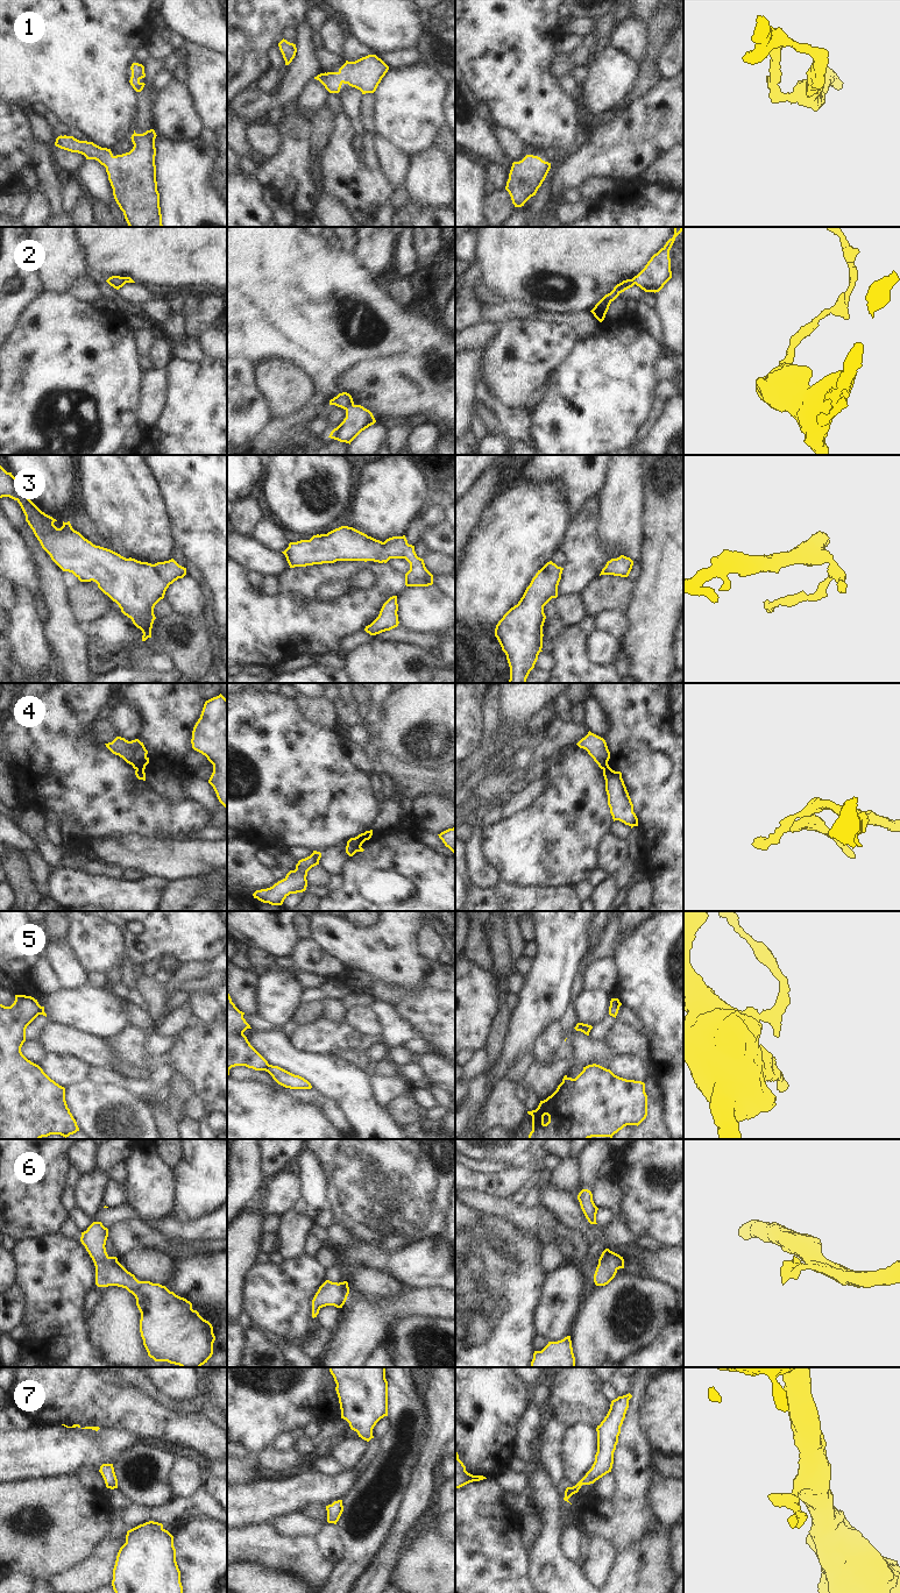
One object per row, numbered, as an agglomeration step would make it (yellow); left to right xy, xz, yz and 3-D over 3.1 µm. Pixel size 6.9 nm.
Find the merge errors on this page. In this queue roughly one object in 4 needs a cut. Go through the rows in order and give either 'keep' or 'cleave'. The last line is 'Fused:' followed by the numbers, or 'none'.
1: keep
2: keep
3: keep
4: cleave
5: cleave
6: keep
7: keep
Fused: 4, 5

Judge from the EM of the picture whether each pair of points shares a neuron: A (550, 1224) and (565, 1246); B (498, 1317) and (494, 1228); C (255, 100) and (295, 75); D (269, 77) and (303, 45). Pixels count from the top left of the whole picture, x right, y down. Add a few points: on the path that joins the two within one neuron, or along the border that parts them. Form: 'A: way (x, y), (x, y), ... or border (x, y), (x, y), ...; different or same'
A: way (555, 1230), (564, 1241); same
B: way (494, 1295), (494, 1250); same
C: way (267, 100), (276, 100), (290, 86); same
D: border (283, 71), (280, 87), (274, 93), (266, 93); different

